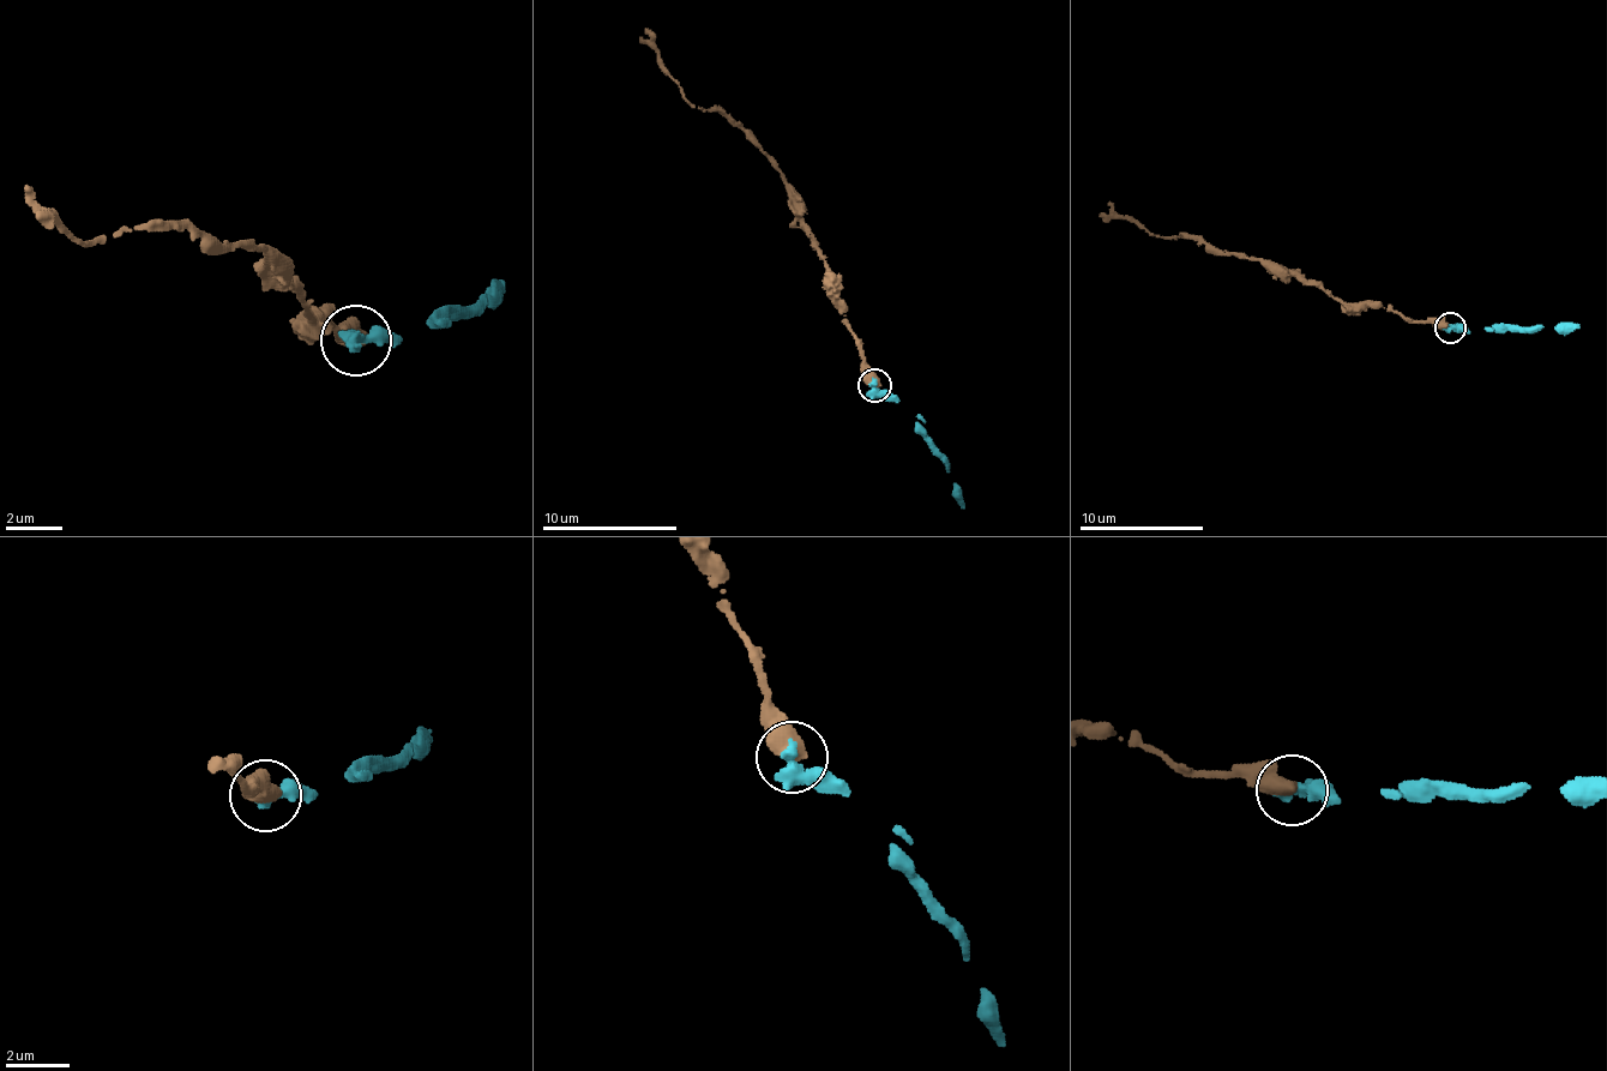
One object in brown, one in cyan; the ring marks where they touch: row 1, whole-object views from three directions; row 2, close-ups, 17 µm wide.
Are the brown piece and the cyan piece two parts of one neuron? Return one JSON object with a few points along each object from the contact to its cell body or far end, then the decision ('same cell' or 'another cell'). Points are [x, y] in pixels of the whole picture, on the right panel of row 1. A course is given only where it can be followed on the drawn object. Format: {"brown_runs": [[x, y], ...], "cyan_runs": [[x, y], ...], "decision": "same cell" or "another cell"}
{"brown_runs": [[1451, 326], [1383, 306], [1346, 306], [1292, 274], [1215, 252], [1201, 238], [1155, 236], [1135, 220], [1099, 215]], "cyan_runs": [[1451, 326], [1470, 332], [1486, 328], [1536, 330], [1578, 325]], "decision": "same cell"}

